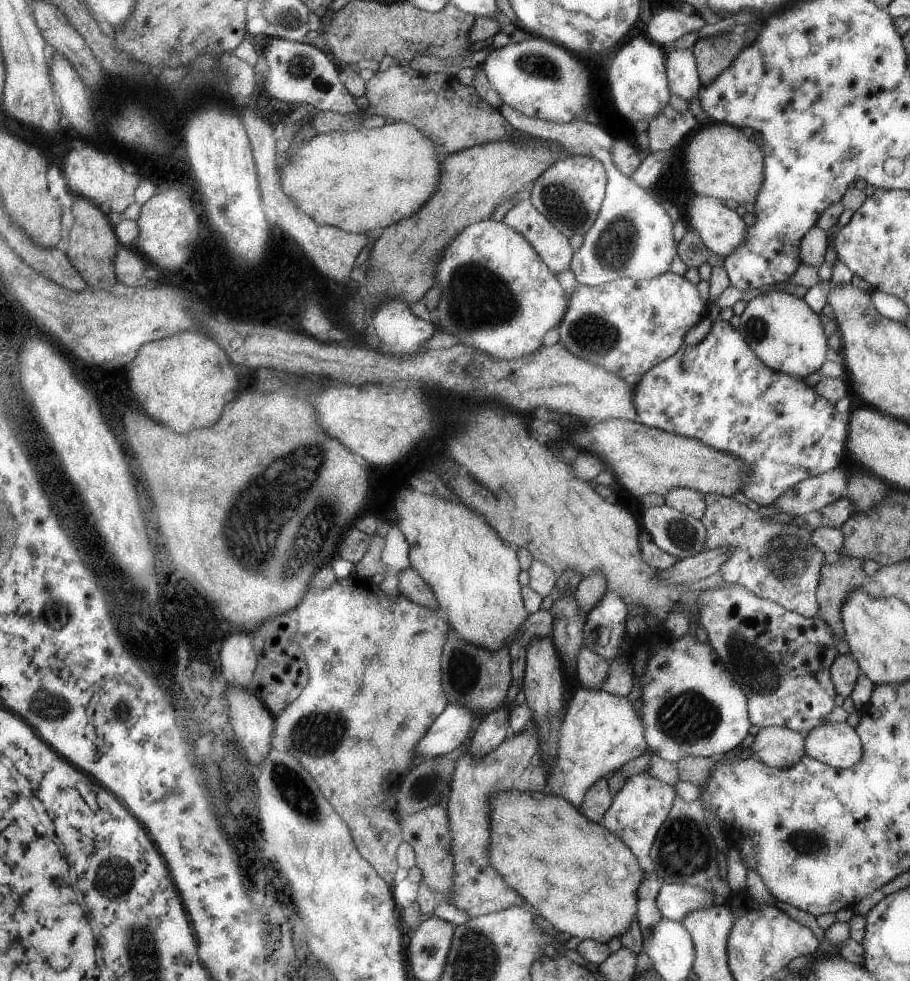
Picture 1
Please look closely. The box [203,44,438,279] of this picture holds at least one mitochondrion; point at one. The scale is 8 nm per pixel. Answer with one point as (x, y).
(300, 66)

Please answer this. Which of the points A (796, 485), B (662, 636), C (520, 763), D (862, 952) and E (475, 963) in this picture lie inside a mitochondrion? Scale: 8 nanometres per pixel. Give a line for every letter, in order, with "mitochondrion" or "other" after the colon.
A: other
B: other
C: other
D: other
E: mitochondrion

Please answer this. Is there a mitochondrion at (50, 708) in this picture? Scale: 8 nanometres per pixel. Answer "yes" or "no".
yes

